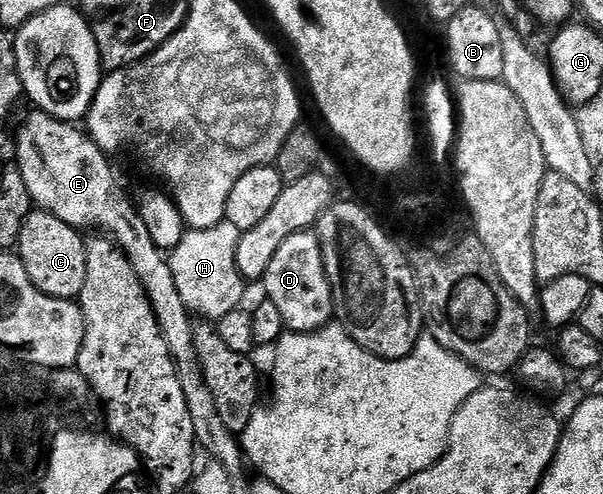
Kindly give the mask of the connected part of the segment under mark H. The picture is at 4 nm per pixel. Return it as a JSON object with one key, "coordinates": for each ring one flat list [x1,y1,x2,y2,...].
{"coordinates":[[220,222,211,229,190,230,168,257,176,290,190,313,218,322,242,305,245,282,237,270,237,248,241,231,230,222]]}

